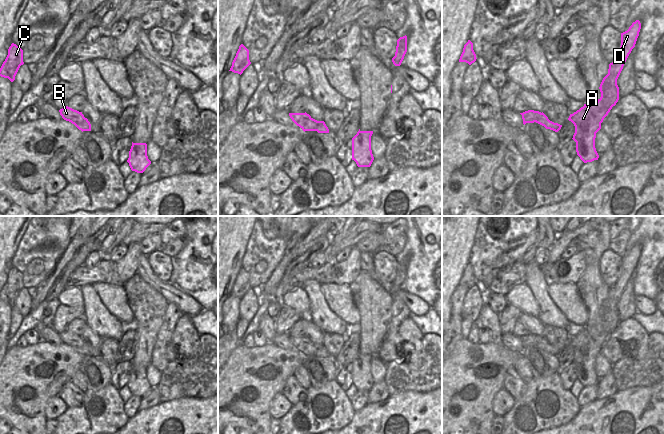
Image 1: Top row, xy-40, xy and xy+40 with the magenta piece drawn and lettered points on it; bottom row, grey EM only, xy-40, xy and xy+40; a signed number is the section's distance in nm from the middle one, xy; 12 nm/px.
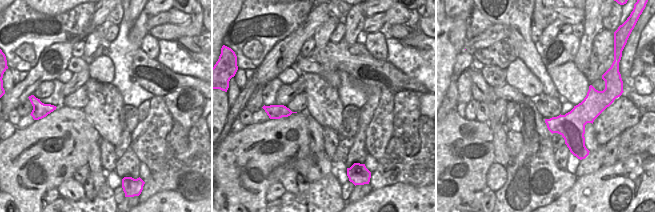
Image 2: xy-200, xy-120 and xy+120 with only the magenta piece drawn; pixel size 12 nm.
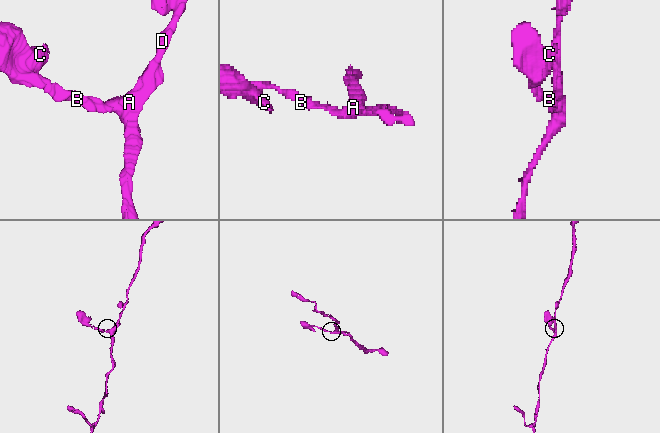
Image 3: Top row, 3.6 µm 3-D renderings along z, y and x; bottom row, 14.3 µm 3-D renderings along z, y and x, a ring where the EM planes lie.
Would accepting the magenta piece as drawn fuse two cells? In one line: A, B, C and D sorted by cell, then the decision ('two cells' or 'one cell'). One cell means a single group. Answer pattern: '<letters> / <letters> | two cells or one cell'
A B C D | one cell

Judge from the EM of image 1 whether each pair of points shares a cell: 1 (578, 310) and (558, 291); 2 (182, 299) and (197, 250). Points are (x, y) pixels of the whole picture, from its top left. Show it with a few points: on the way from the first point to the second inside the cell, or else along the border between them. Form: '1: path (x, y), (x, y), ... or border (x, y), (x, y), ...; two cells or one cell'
1: path (573, 306), (563, 296); one cell
2: border (170, 282), (193, 297), (202, 307); two cells

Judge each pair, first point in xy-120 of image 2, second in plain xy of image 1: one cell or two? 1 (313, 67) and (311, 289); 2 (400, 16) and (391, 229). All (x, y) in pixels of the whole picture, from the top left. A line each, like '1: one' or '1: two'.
1: two
2: one

